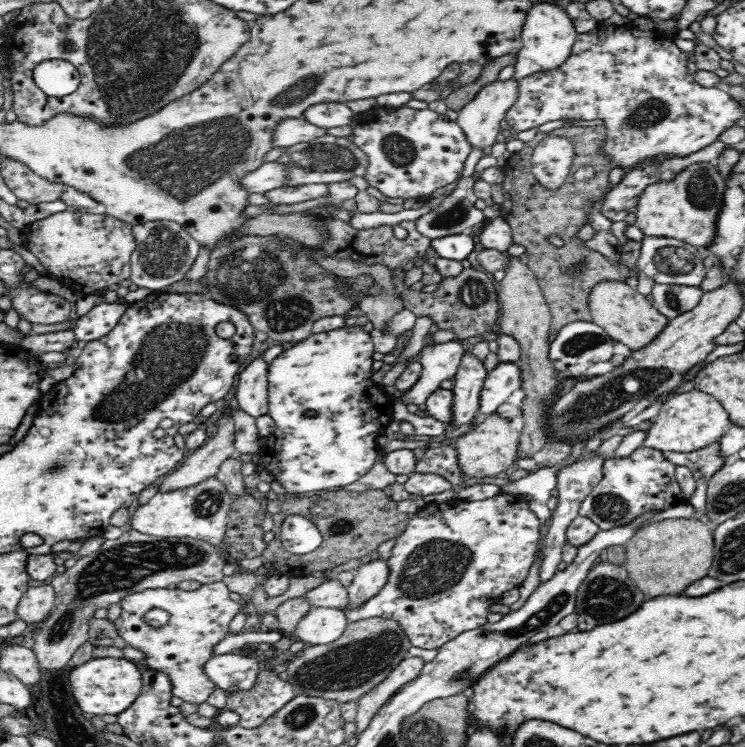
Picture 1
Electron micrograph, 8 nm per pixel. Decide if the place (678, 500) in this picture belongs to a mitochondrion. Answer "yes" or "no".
no

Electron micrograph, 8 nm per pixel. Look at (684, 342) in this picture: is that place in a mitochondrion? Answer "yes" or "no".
no

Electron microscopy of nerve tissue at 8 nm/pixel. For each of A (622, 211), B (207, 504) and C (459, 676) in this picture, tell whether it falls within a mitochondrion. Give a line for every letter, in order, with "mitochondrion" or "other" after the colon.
A: other
B: mitochondrion
C: mitochondrion

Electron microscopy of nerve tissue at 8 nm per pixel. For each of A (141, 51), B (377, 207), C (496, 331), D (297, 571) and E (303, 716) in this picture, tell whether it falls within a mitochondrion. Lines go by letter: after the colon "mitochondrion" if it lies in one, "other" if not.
A: mitochondrion
B: other
C: other
D: other
E: mitochondrion

